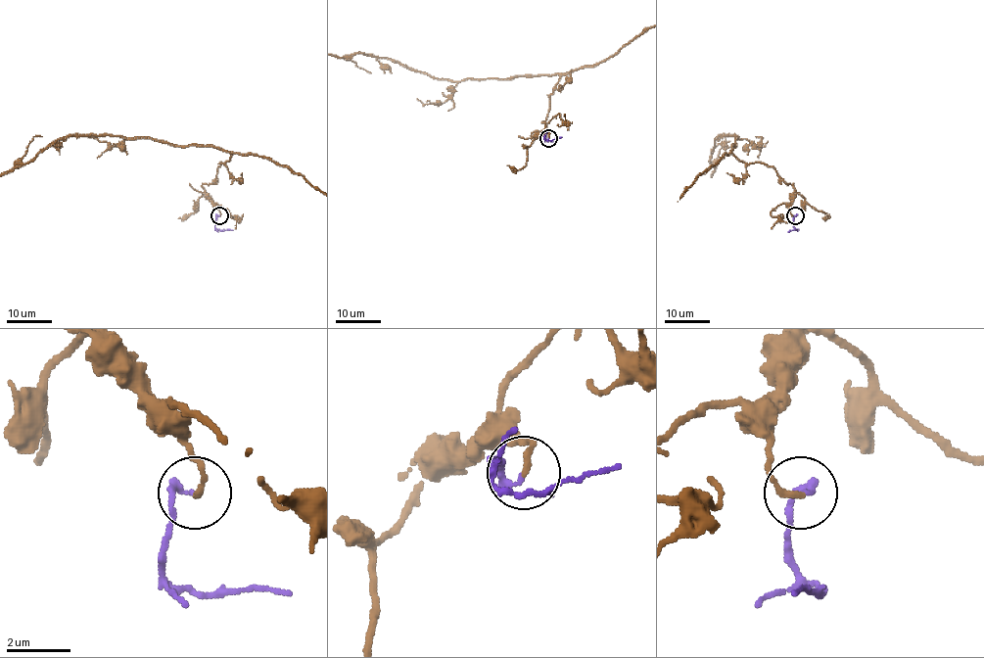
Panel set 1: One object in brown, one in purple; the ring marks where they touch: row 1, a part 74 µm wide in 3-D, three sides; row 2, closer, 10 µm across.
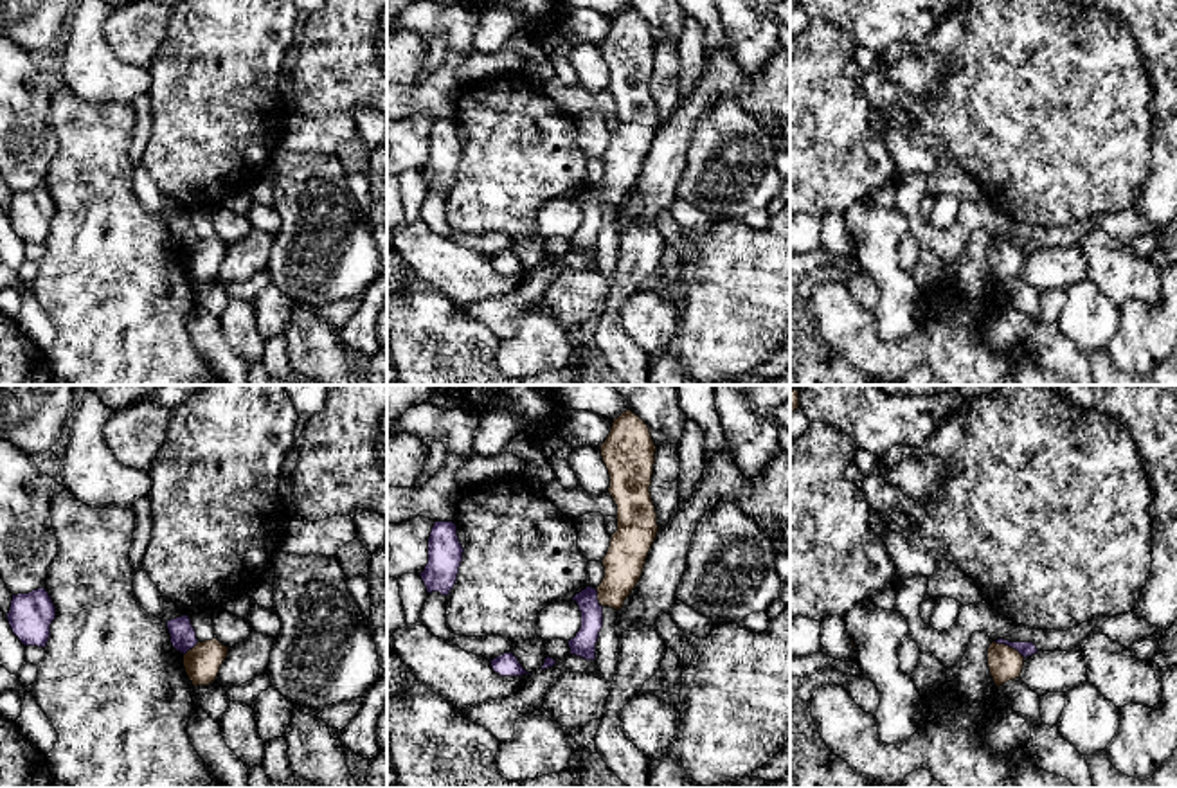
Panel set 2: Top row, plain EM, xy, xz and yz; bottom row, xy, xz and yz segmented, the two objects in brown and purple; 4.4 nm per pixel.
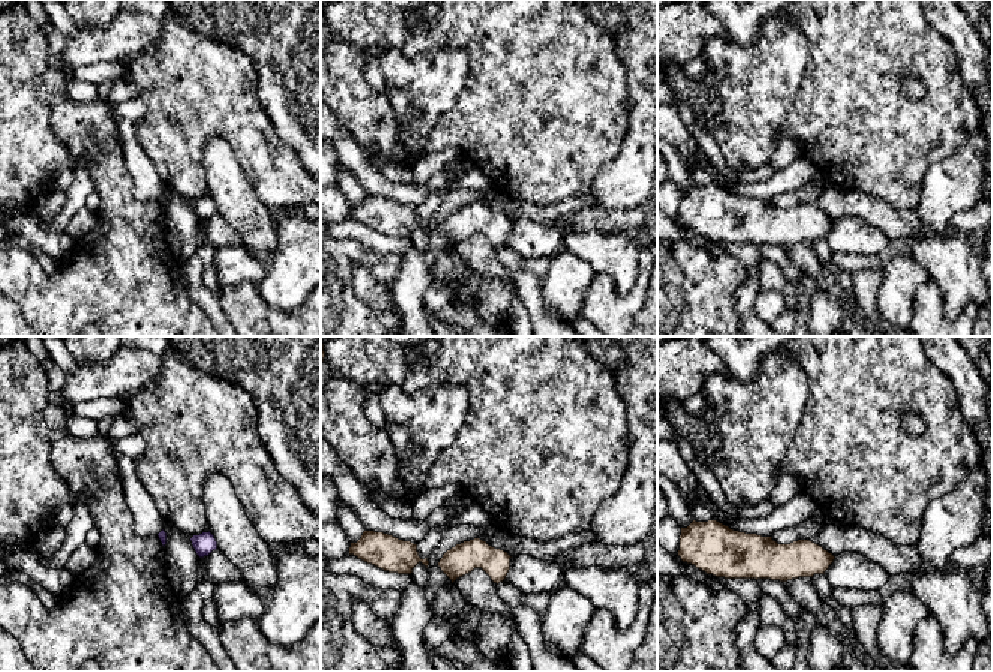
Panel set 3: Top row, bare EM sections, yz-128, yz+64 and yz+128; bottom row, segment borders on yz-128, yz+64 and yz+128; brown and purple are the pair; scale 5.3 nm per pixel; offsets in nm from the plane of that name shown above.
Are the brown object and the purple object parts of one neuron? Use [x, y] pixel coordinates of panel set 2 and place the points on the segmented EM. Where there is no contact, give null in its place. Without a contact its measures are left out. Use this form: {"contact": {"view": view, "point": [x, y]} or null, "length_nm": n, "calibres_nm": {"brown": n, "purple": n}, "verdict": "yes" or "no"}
{"contact": {"view": "yz", "point": [1008, 646]}, "length_nm": 170, "calibres_nm": {"brown": 150, "purple": 60}, "verdict": "no"}

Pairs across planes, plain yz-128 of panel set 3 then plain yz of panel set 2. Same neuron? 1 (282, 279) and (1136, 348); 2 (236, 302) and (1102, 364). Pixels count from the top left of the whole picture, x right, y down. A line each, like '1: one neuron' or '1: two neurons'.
1: one neuron
2: one neuron

